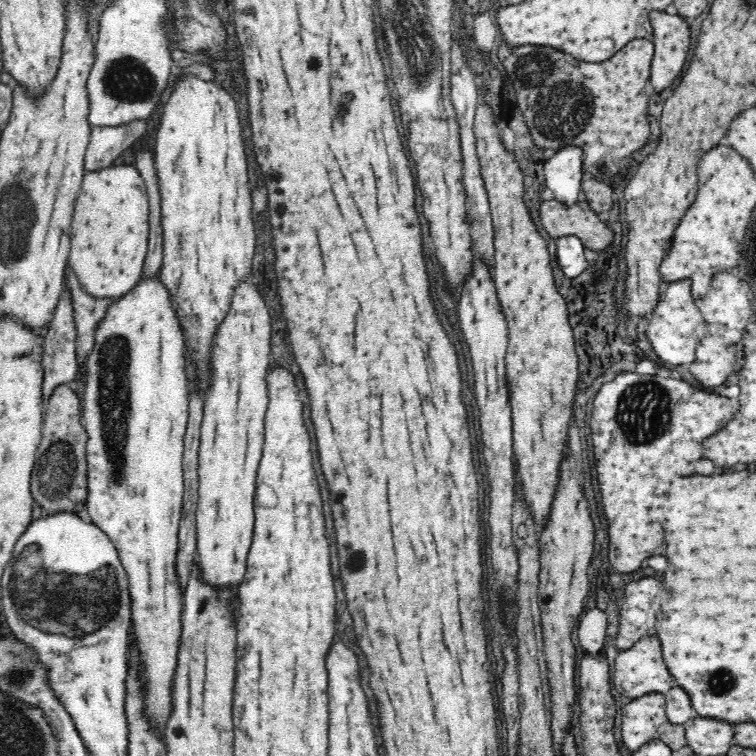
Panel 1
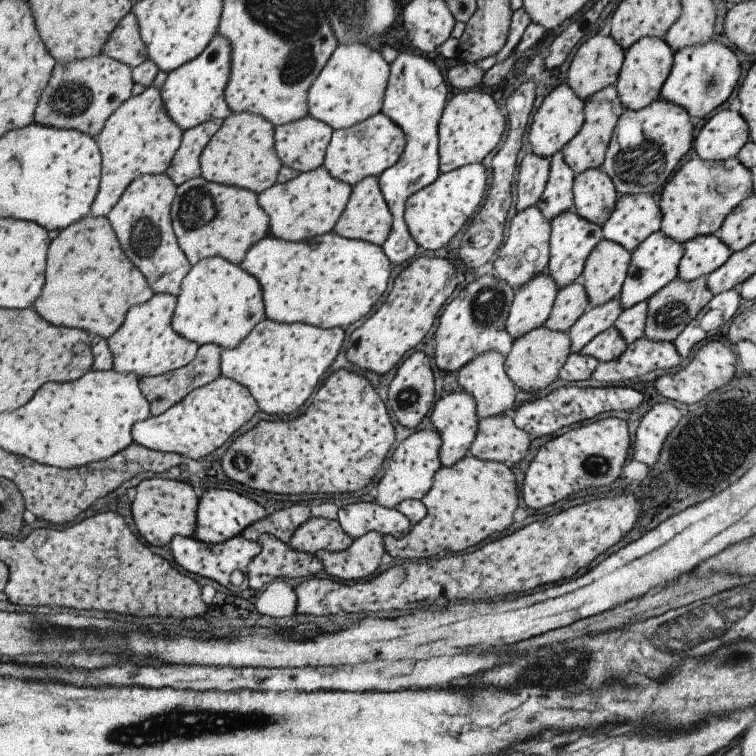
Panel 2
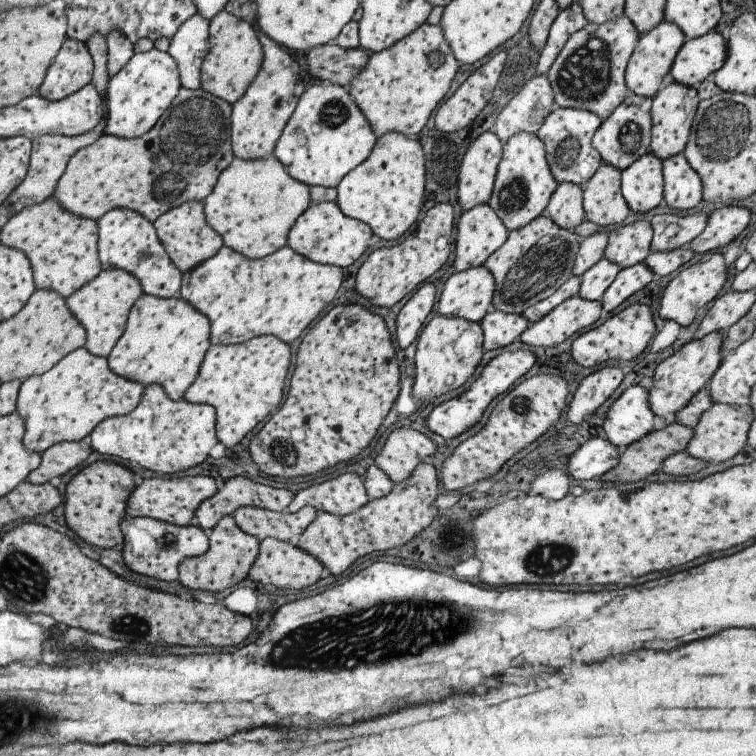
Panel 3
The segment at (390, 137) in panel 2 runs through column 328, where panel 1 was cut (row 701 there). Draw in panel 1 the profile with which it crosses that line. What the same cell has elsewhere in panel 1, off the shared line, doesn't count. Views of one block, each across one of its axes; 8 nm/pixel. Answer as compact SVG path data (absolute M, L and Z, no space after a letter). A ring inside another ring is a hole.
M158 276L140 280L138 284L124 296L115 299L110 305L106 316L100 321L95 332L95 343L92 352L87 358L87 377L85 378L84 404L82 404L81 420L87 432L87 507L91 522L98 525L104 534L114 543L118 556L126 574L128 575L128 592L131 602L131 632L128 645L129 652L136 651L137 679L140 683L142 695L142 719L146 721L149 734L153 734L159 742L166 745L167 722L170 720L172 708L172 691L174 674L178 668L178 651L182 634L182 612L184 608L183 592L179 585L176 570L176 555L178 552L179 520L182 516L183 503L183 438L187 429L189 417L188 379L184 371L184 337L182 327L176 316L176 311L170 303L170 295L162 287Z

